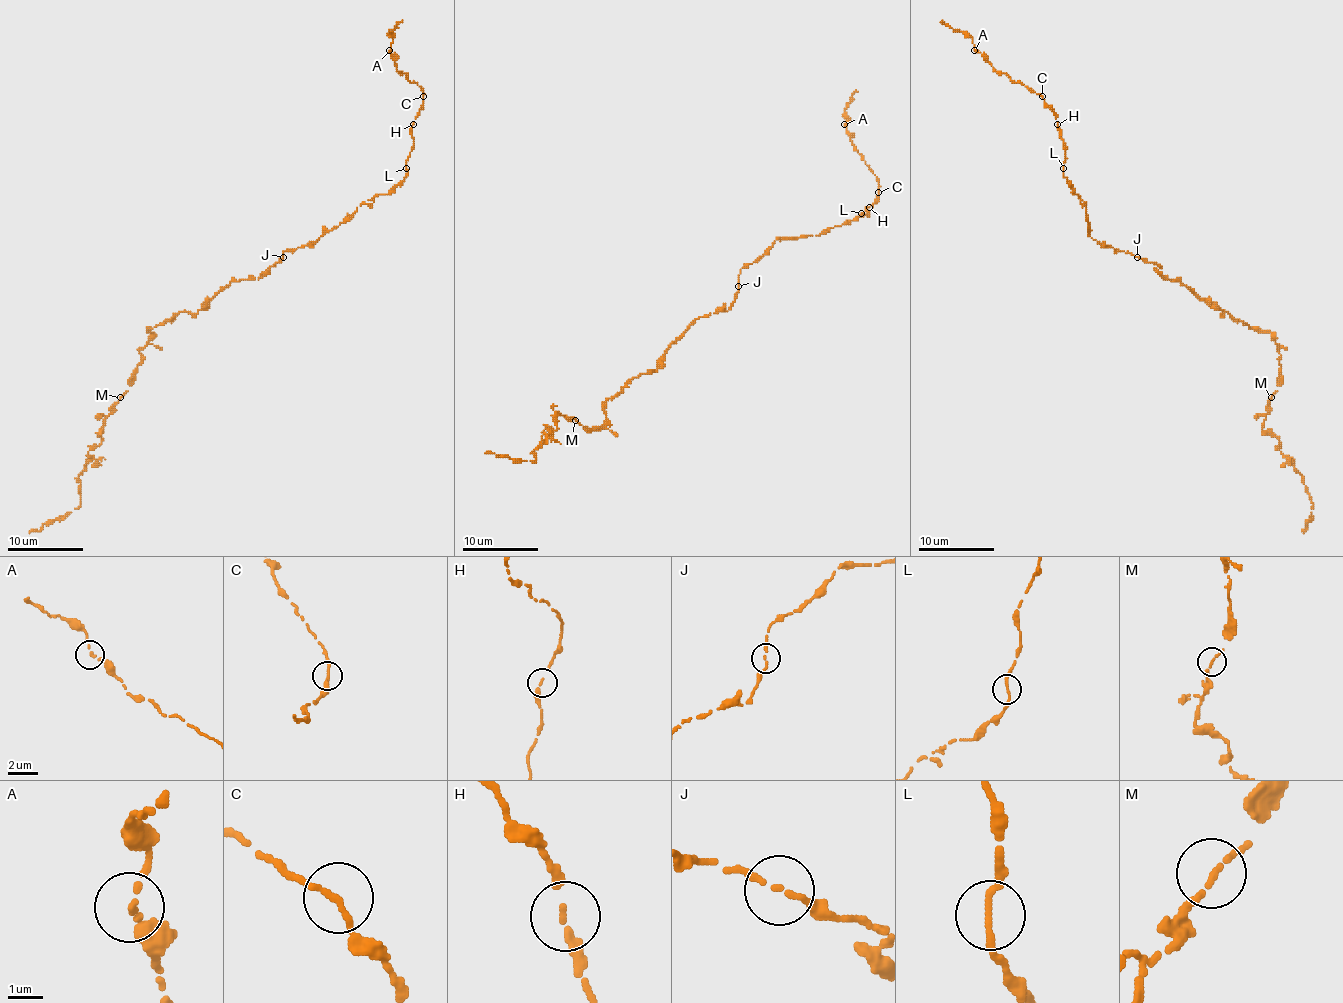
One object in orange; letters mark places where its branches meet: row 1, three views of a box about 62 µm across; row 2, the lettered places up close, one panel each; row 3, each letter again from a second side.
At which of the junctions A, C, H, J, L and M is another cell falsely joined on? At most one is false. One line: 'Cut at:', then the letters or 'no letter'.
Cut at: no letter

